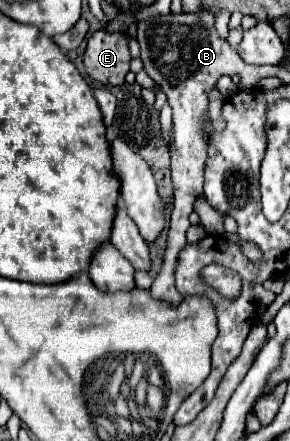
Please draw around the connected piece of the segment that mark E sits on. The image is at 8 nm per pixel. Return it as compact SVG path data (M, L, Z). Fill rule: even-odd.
M95 32L87 42L85 70L93 82L105 88L117 88L129 72L129 48L123 32Z

